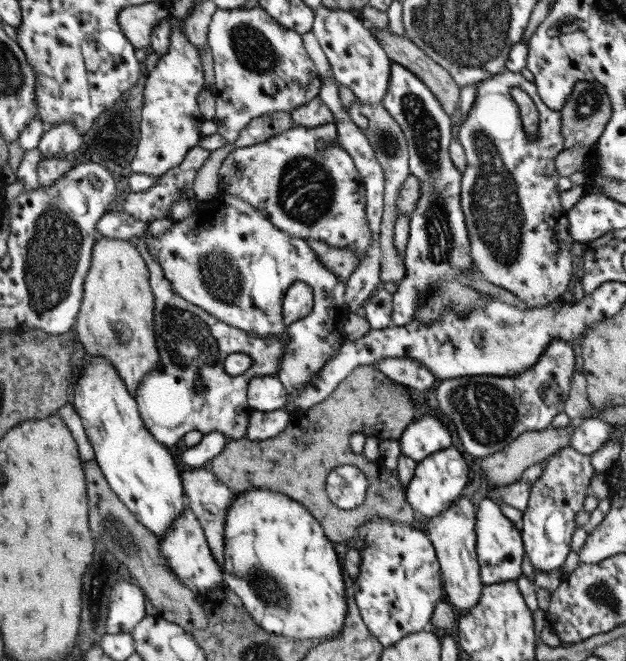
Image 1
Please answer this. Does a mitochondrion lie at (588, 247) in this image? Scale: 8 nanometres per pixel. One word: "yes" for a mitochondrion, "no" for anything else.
no

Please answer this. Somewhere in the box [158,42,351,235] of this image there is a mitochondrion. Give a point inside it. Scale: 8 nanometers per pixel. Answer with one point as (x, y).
(305, 190)

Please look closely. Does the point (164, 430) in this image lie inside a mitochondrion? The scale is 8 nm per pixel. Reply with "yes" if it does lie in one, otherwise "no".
no

